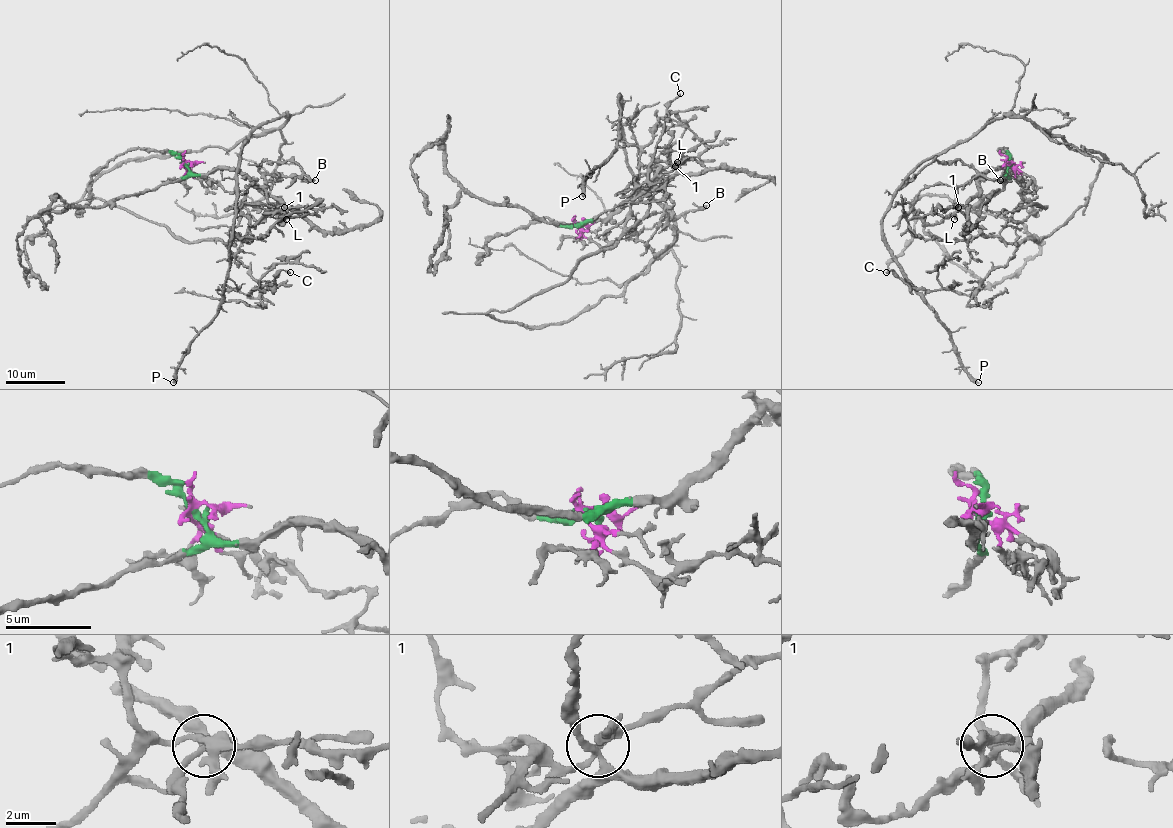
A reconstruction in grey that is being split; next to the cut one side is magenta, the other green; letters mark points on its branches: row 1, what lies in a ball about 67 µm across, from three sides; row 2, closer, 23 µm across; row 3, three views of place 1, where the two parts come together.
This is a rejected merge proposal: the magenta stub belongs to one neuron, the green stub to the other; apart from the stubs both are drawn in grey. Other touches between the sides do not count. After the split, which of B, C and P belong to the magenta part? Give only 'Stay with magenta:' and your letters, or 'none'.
Stay with magenta: B, C, P

